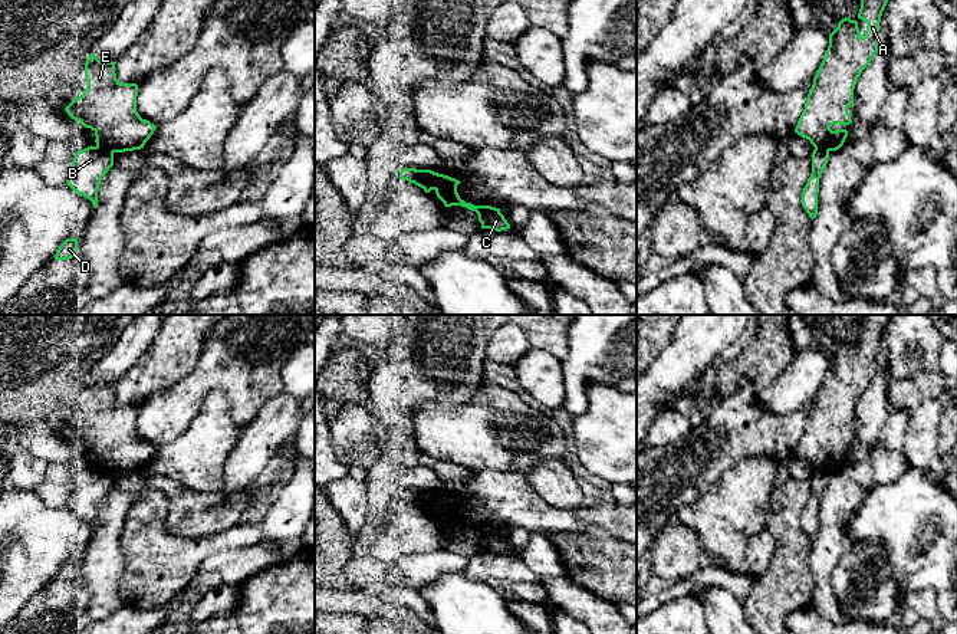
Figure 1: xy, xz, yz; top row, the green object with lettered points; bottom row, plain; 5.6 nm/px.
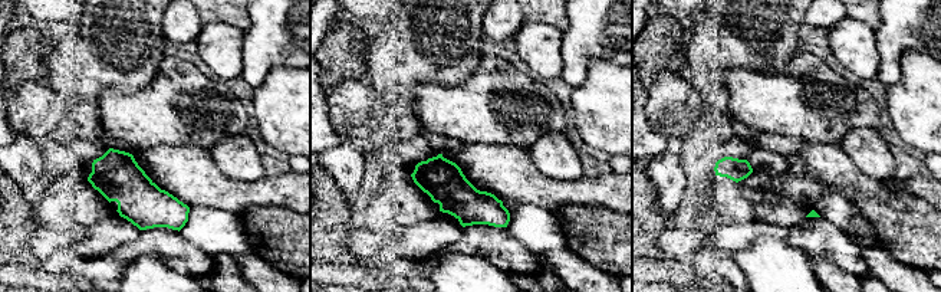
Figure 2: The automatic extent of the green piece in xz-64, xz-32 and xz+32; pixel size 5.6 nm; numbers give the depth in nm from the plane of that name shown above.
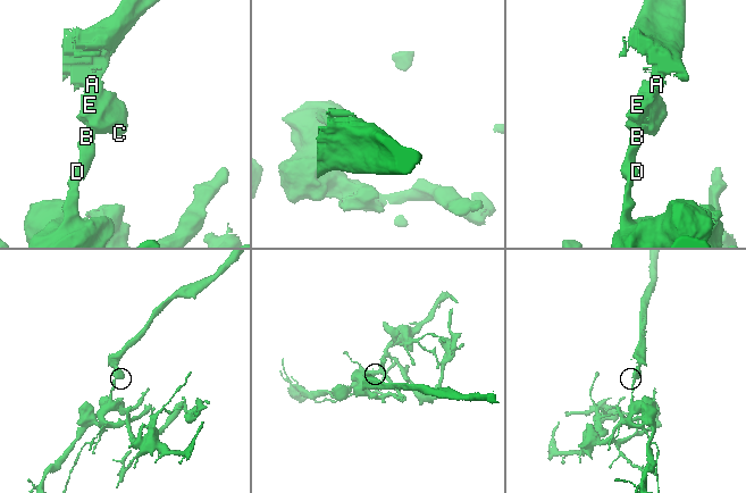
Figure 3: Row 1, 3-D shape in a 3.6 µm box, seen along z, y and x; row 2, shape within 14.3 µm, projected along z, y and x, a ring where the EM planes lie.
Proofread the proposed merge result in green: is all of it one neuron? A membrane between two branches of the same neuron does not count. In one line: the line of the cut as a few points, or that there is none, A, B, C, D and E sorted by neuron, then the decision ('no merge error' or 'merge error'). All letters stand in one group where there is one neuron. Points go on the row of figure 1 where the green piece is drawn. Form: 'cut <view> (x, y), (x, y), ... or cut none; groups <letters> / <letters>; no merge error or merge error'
cut xy (96, 145), (112, 153); groups A C E / B D; merge error

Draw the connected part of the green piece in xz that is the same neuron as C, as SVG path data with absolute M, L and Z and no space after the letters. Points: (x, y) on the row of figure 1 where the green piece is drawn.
M433 171L428 183L422 188L425 193L434 190L437 197L444 203L445 207L461 206L476 211L478 216L478 221L481 223L481 229L491 229L496 231L510 229L510 224L500 213L500 208L491 206L474 206L461 200L457 193L457 185L460 183L461 181L456 178Z

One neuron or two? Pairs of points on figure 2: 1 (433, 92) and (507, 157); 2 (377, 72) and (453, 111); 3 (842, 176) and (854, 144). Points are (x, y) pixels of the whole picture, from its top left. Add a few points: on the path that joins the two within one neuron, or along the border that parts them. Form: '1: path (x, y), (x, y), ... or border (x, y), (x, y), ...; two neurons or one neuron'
1: border (464, 146), (517, 144), (523, 148); two neurons
2: border (447, 85), (415, 88), (420, 124); two neurons
3: border (835, 143), (864, 173), (874, 179); two neurons

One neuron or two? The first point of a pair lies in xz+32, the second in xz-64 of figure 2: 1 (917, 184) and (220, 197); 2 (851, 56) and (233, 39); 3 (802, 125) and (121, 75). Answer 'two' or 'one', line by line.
1: one
2: one
3: two

